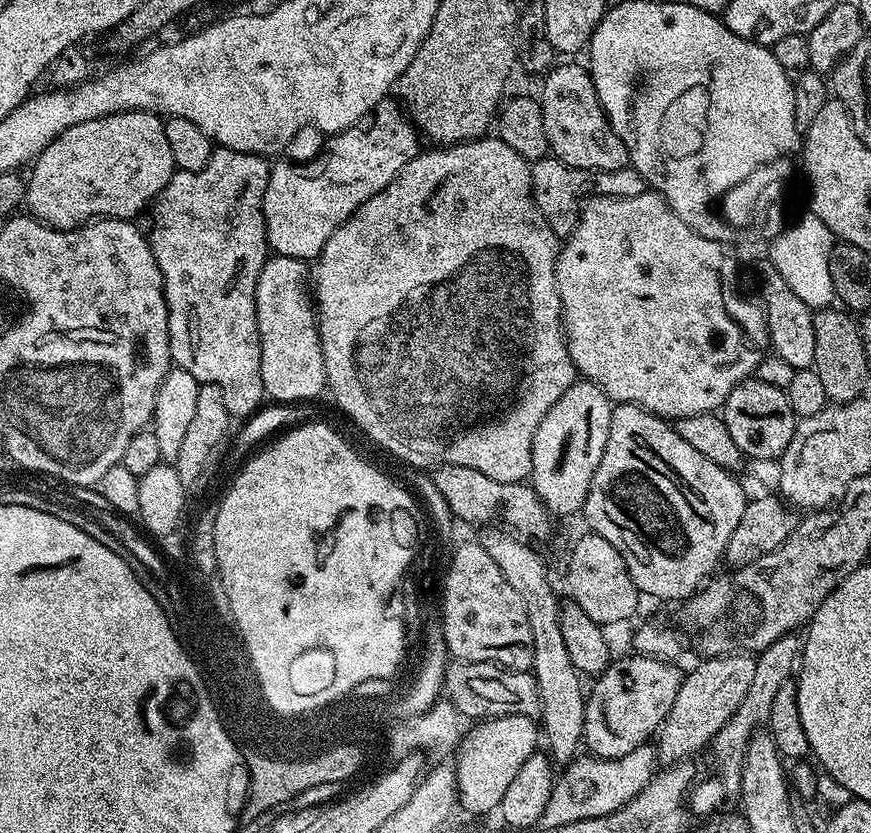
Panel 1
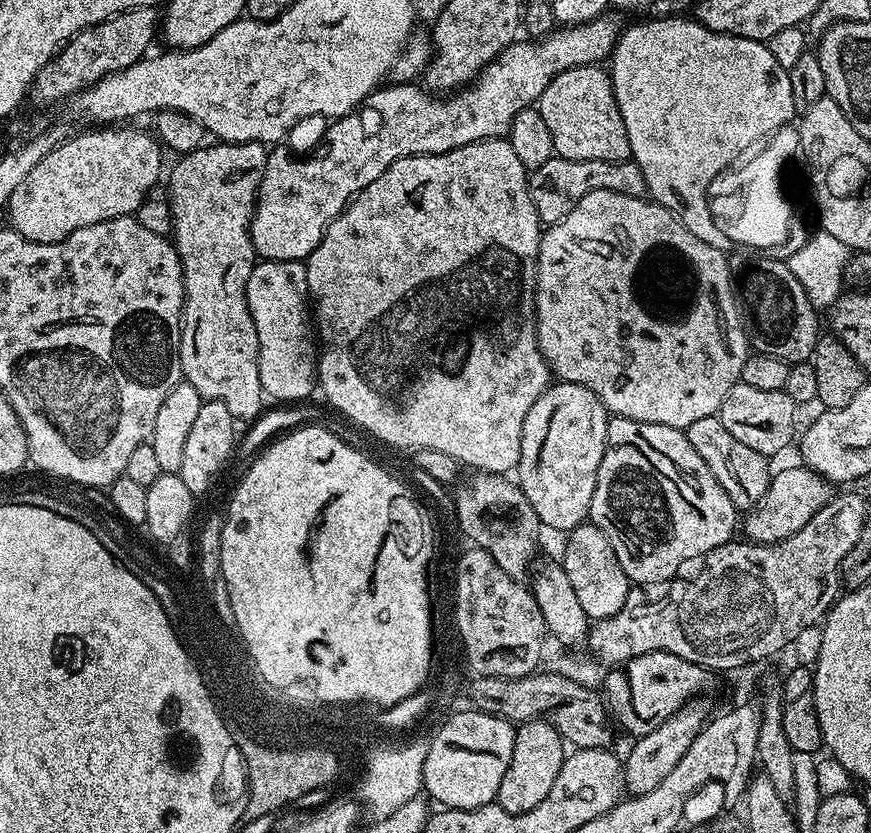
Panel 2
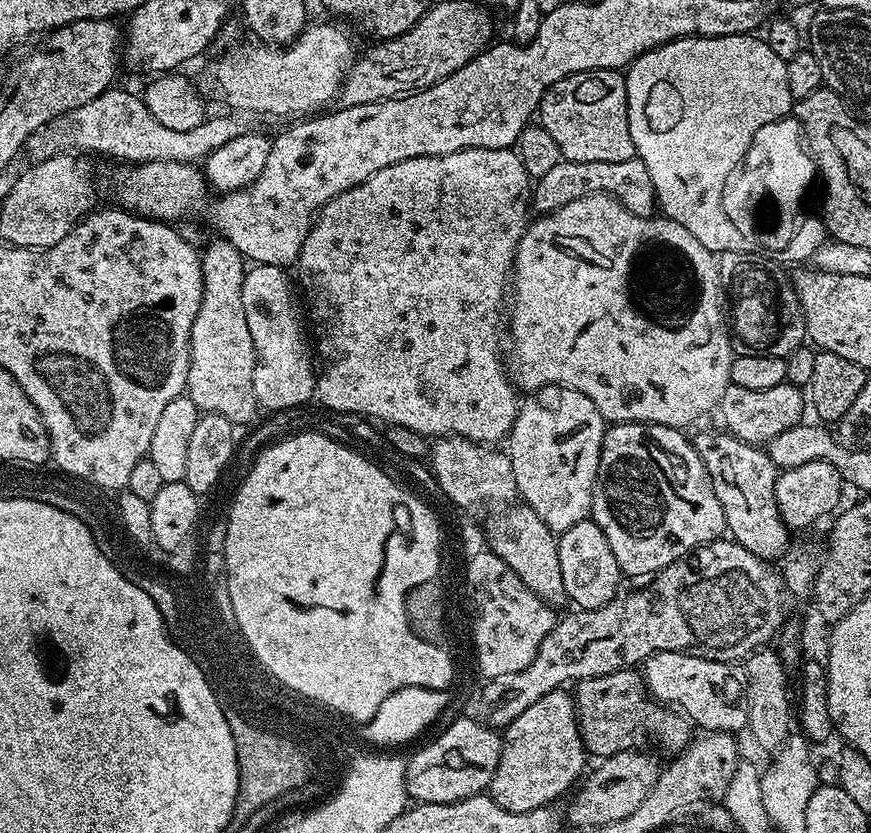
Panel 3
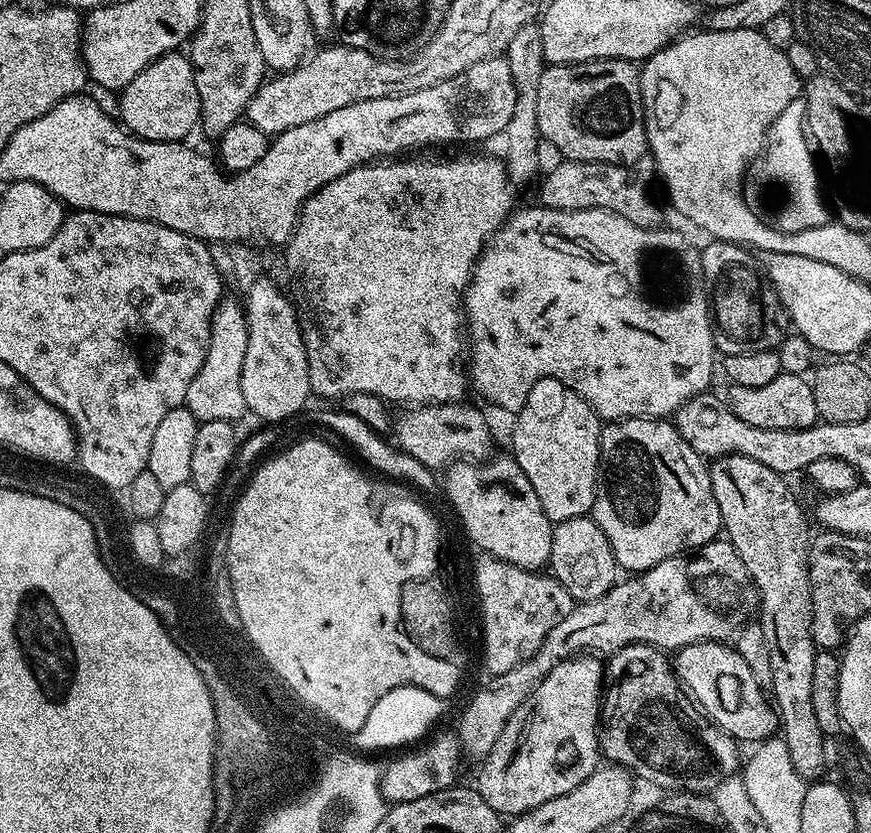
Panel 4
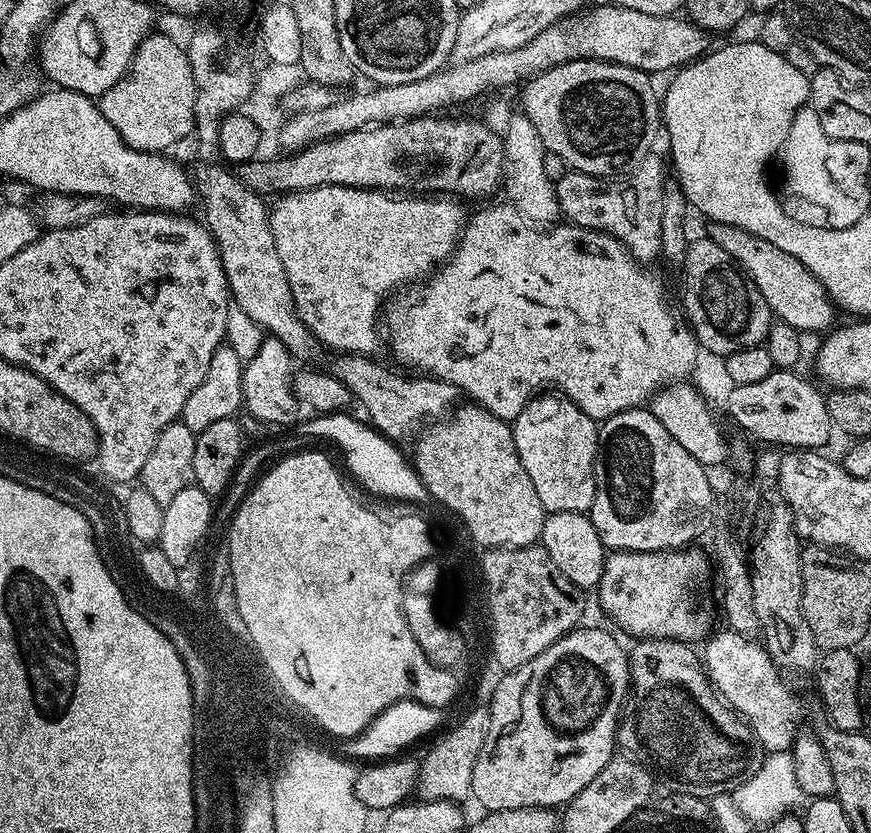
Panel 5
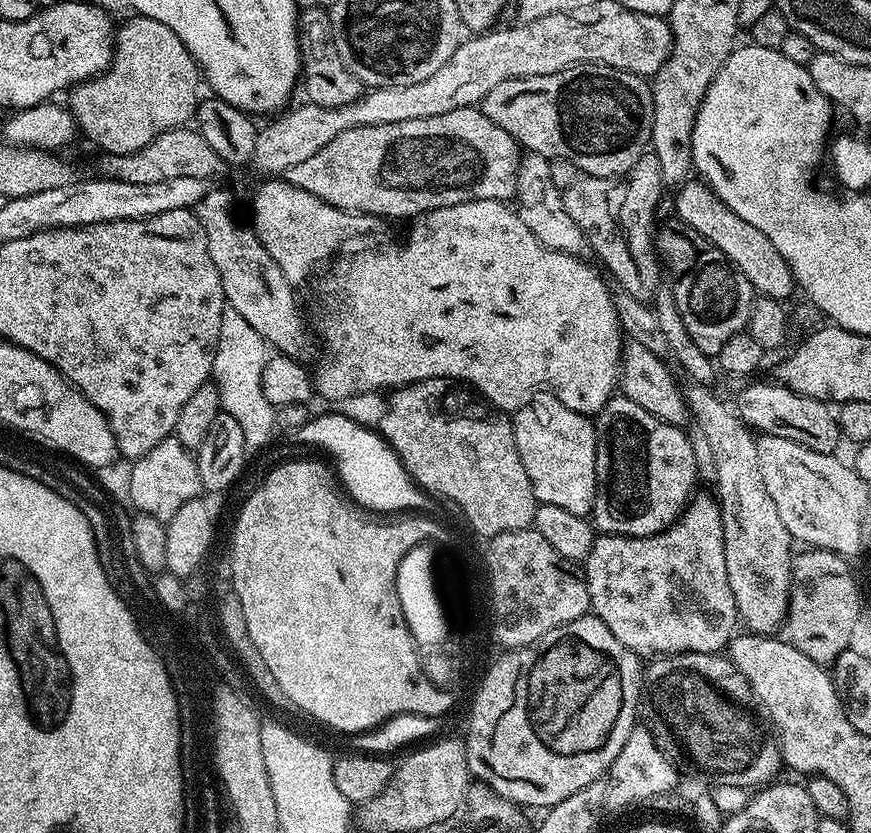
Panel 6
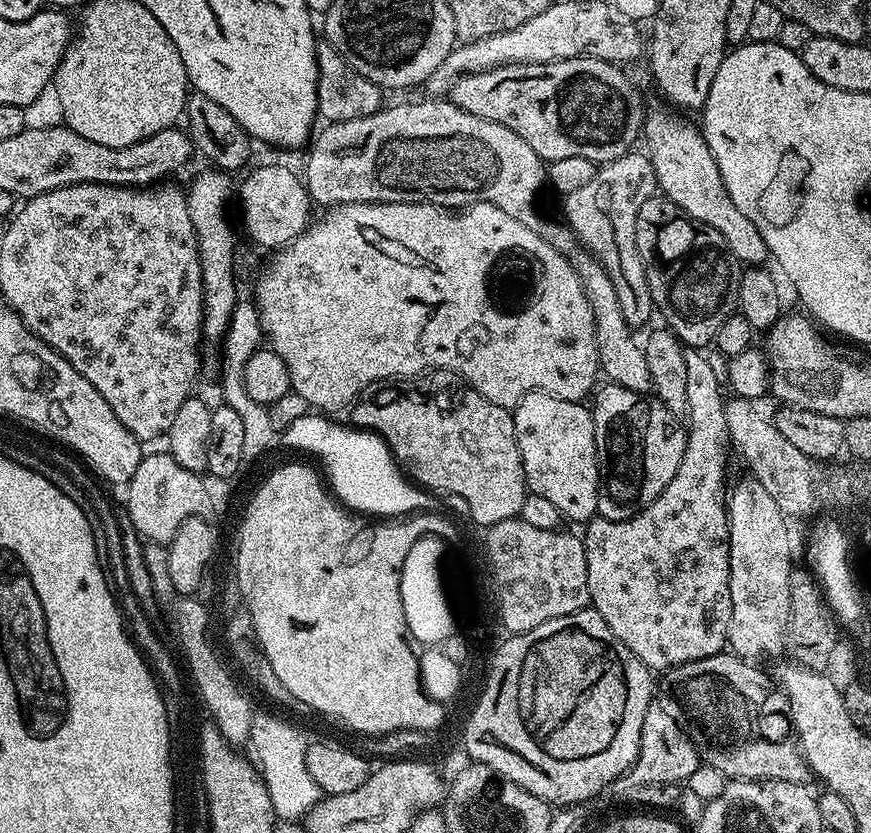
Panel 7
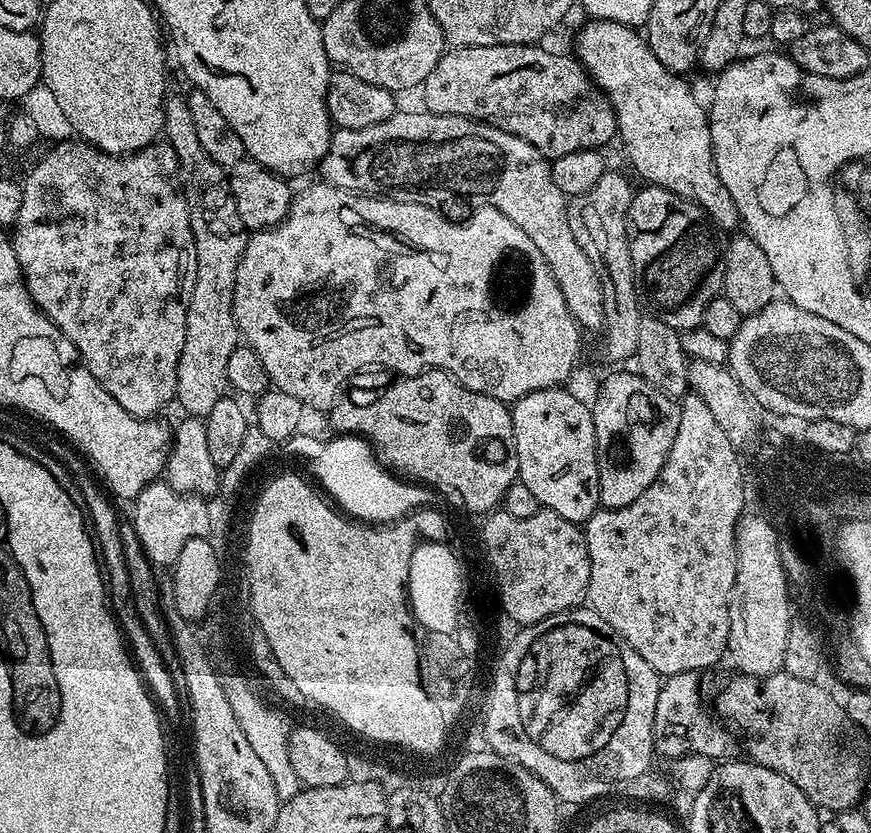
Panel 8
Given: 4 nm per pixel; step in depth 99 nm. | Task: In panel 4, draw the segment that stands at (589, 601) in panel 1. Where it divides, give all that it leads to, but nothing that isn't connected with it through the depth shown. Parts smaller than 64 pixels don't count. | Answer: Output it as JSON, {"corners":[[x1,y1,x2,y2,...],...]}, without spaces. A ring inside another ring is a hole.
{"corners":[[591,515,561,520,553,527,548,562,551,575,555,576,576,602,602,598,602,594,610,591,618,580,614,550]]}

